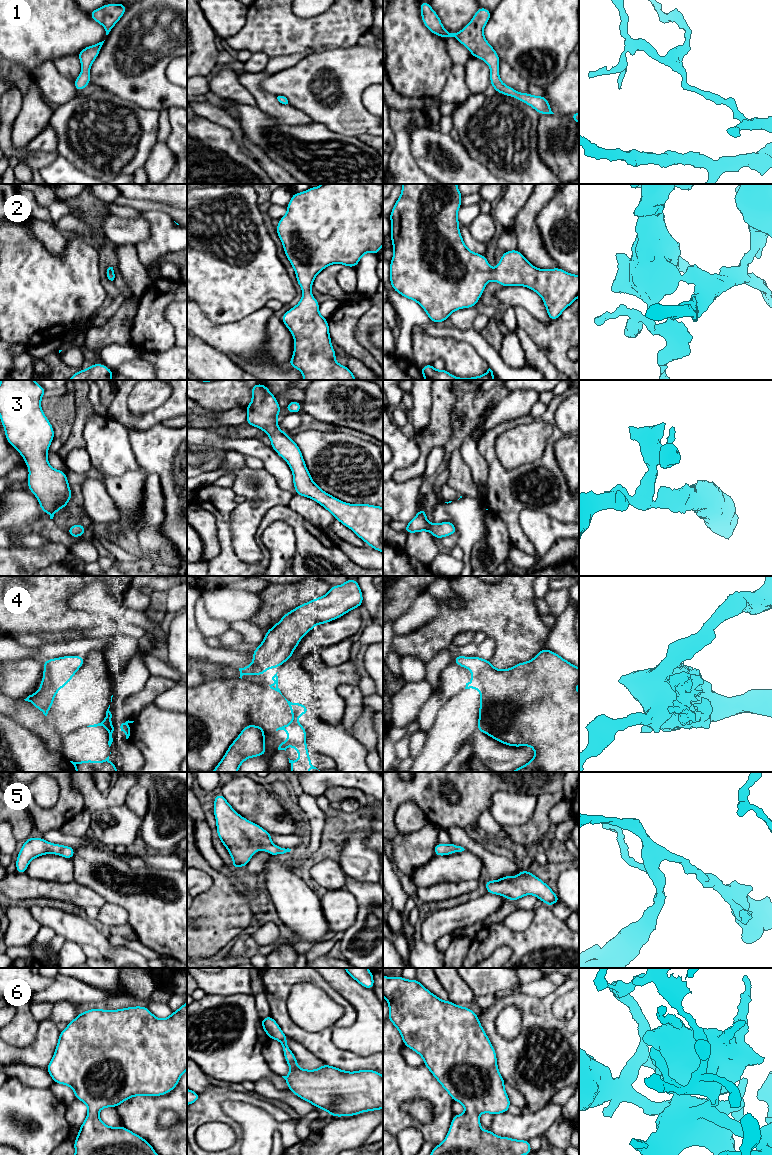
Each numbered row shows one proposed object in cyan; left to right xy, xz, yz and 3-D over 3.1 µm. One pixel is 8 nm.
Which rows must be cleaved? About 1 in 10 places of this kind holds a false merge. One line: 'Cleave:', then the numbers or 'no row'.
Cleave: no row

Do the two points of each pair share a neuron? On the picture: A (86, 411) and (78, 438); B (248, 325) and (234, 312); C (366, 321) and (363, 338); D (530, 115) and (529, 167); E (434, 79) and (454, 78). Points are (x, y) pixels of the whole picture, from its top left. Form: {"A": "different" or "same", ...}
{"A": "same", "B": "different", "C": "same", "D": "same", "E": "different"}

